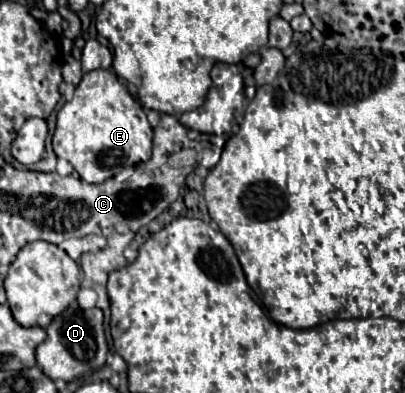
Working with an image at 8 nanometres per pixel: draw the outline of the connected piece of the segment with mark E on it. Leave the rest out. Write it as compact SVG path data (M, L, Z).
M92 70L82 76L82 82L74 90L74 98L60 108L52 136L52 148L58 158L64 158L74 166L84 182L98 184L118 174L124 166L148 162L148 158L152 156L152 128L140 102L128 92L126 84L122 84L114 72Z

